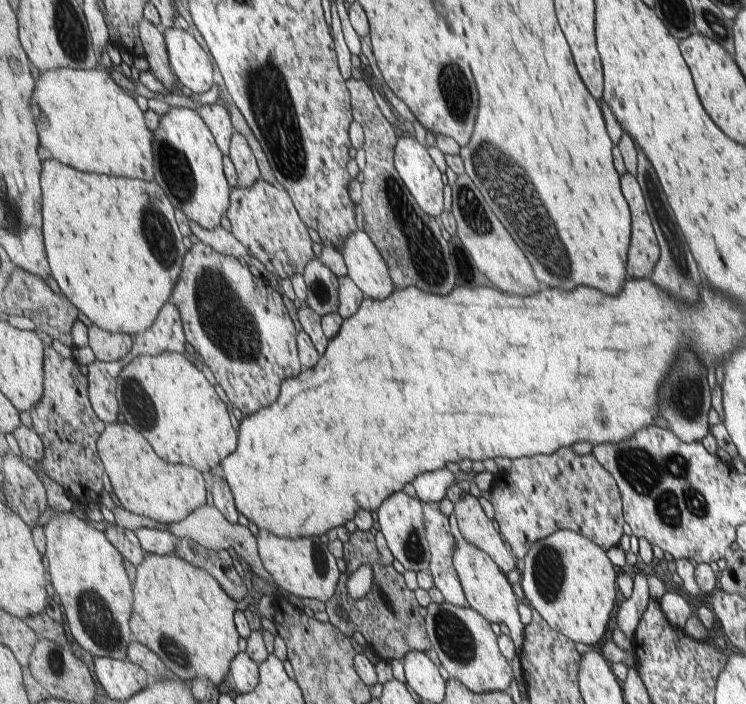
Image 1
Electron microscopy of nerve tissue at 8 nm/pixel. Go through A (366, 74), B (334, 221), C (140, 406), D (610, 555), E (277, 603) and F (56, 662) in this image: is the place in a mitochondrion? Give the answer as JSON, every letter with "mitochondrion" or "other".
{"A":"other","B":"other","C":"mitochondrion","D":"other","E":"other","F":"mitochondrion"}

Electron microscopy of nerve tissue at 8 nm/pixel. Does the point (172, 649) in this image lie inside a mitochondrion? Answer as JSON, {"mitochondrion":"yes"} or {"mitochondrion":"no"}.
{"mitochondrion":"yes"}

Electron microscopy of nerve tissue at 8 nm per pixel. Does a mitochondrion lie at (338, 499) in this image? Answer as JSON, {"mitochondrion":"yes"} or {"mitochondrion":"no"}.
{"mitochondrion":"no"}

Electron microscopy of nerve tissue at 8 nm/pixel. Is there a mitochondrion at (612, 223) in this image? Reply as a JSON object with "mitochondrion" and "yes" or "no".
{"mitochondrion":"no"}

